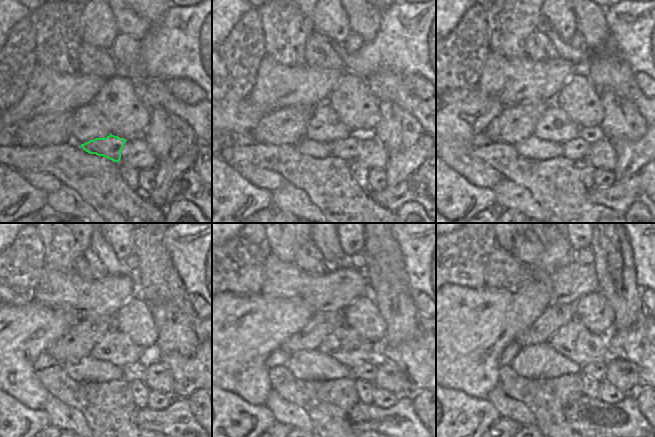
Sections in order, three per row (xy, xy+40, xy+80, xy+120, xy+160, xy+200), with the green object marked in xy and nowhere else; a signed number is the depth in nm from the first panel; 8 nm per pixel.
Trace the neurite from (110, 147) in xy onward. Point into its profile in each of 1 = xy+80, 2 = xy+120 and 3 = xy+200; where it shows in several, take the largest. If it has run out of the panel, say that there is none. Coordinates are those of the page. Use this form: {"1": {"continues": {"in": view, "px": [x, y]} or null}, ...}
{"1": {"continues": {"in": "xy+80", "px": [577, 148]}}, "2": {"continues": {"in": "xy+120", "px": [135, 371]}}, "3": {"continues": {"in": "xy+200", "px": [597, 370]}}}

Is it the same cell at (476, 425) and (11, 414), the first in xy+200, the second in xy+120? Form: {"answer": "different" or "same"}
{"answer": "same"}

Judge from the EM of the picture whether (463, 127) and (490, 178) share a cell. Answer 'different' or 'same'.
same

